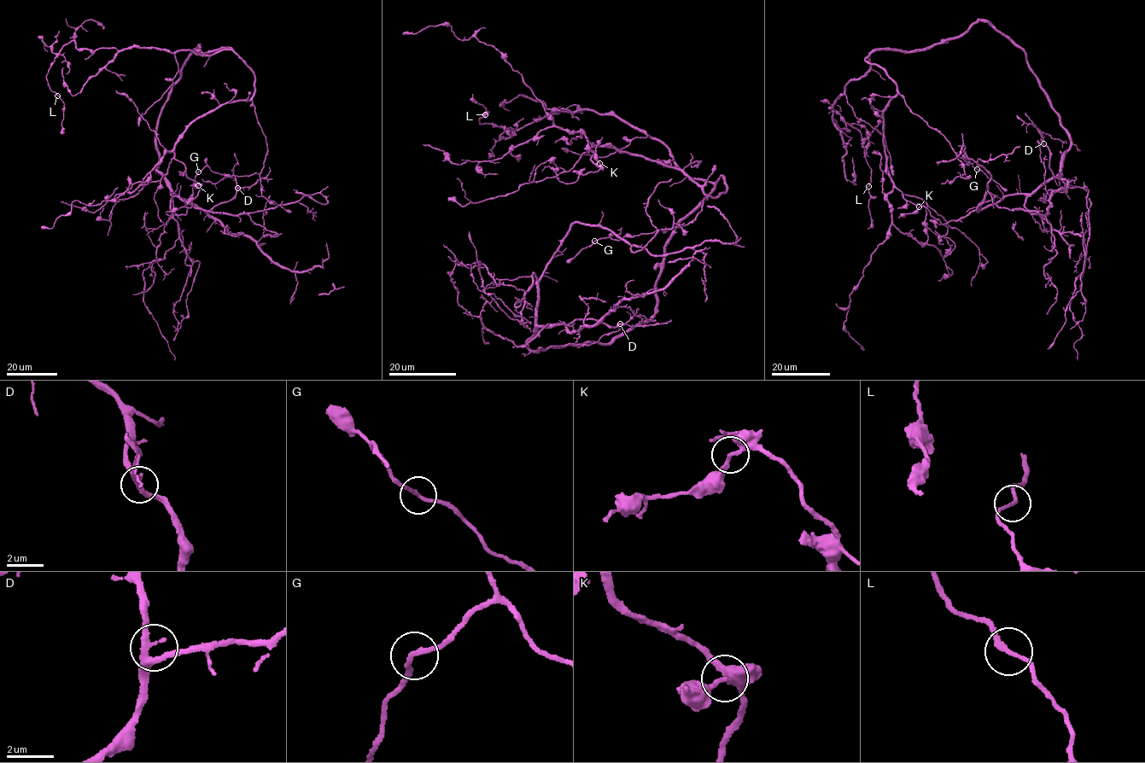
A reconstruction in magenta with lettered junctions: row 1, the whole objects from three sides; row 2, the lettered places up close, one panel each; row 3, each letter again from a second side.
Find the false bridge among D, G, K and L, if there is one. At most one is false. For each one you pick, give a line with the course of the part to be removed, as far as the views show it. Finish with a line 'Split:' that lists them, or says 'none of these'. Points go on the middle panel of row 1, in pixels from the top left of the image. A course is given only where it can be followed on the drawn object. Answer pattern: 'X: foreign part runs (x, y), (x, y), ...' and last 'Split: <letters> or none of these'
Split: none of these

